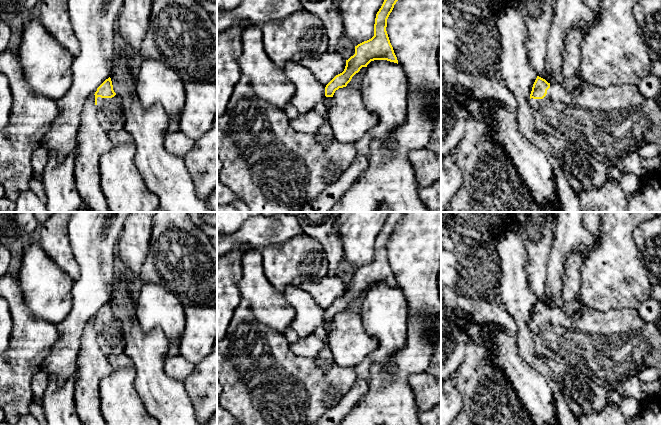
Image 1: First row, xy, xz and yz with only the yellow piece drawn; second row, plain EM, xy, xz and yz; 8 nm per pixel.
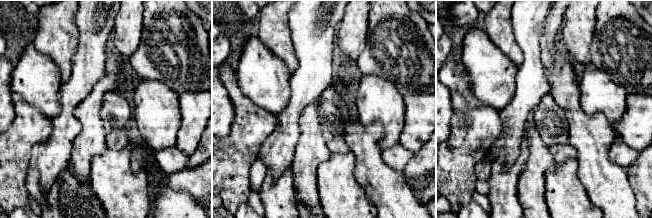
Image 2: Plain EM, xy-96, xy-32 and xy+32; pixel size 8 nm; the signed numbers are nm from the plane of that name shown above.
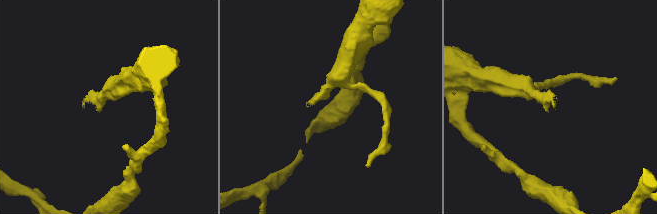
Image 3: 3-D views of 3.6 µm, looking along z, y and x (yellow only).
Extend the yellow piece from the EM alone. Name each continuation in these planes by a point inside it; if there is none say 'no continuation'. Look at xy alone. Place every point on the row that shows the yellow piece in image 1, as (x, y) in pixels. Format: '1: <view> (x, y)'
1: xy (111, 115)

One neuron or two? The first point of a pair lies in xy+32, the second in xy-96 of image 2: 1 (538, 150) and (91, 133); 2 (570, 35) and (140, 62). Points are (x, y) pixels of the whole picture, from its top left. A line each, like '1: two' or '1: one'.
1: one
2: two

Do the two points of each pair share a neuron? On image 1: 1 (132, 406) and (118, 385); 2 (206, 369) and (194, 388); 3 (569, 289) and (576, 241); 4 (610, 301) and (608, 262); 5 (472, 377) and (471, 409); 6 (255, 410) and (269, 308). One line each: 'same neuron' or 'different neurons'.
1: same neuron
2: same neuron
3: different neurons
4: same neuron
5: same neuron
6: different neurons

